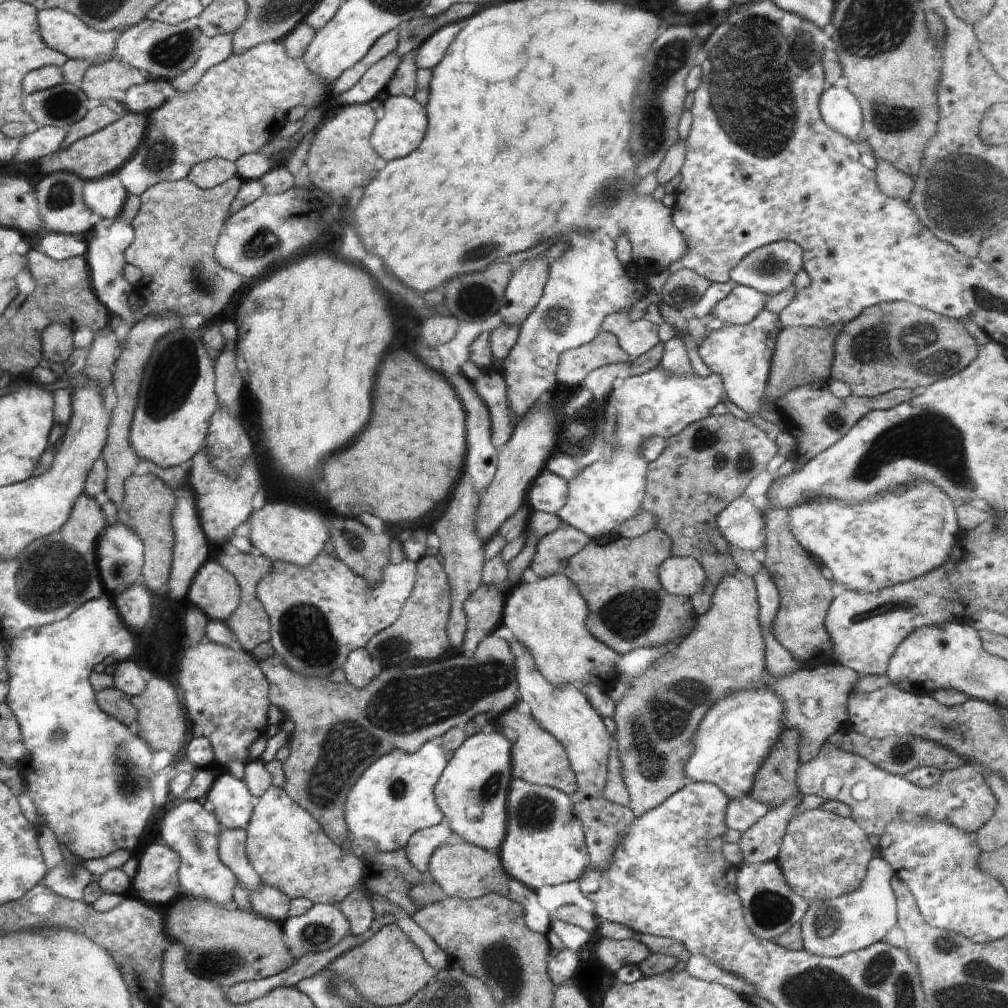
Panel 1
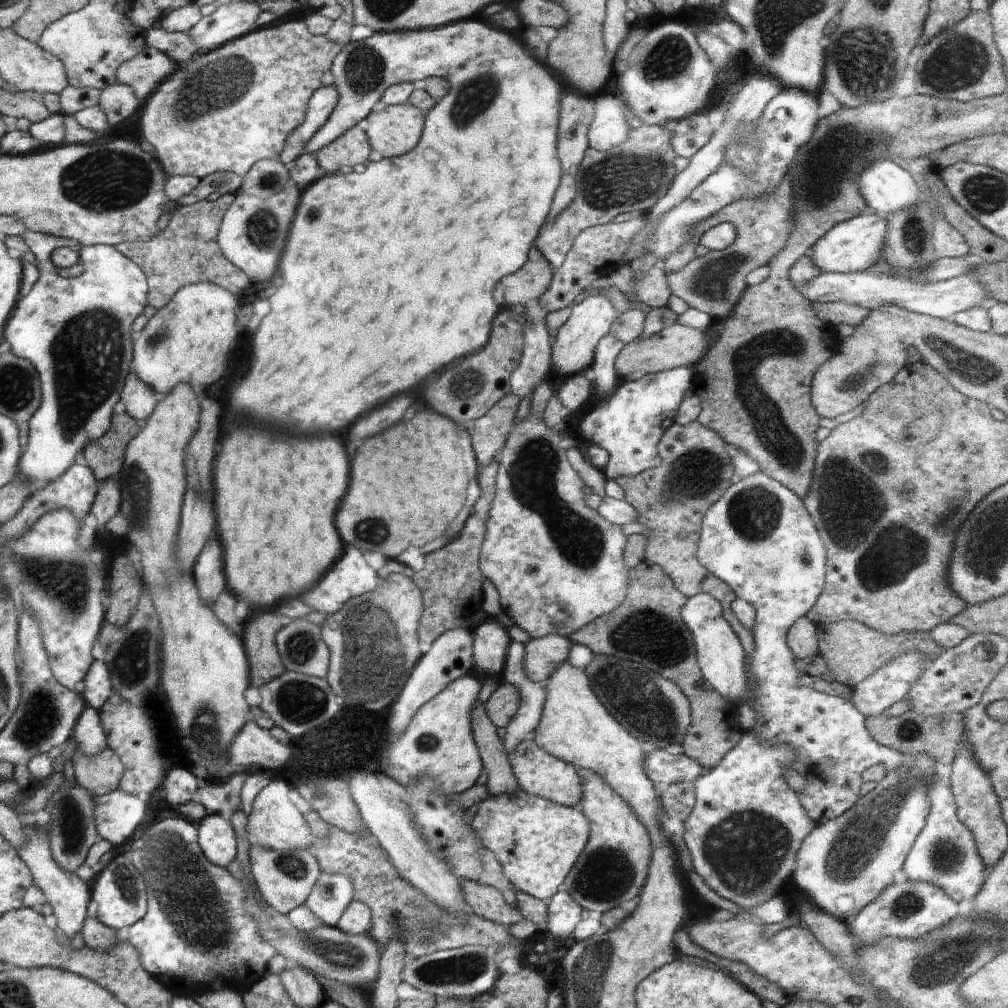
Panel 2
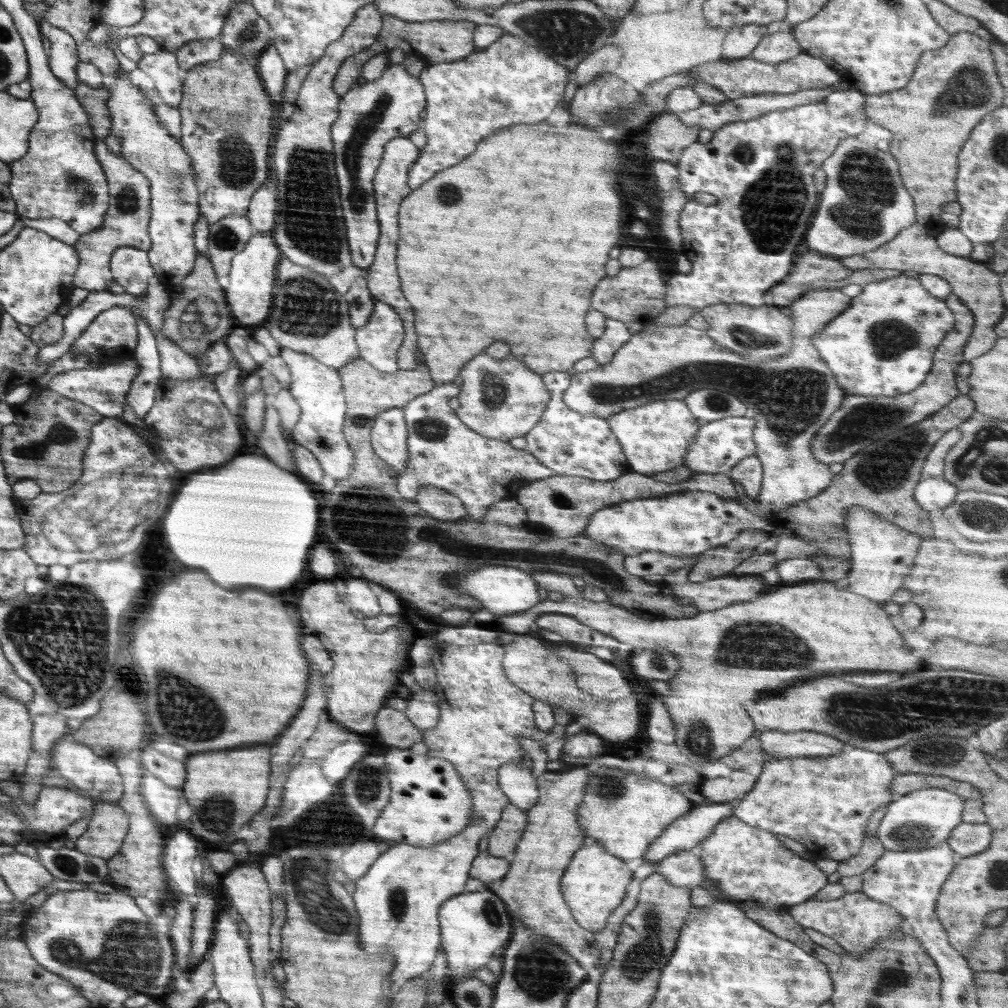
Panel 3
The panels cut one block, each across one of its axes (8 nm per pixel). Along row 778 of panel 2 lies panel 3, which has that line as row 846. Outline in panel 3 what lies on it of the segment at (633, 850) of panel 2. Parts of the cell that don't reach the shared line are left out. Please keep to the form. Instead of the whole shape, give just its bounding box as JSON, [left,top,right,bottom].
[560,840,633,933]

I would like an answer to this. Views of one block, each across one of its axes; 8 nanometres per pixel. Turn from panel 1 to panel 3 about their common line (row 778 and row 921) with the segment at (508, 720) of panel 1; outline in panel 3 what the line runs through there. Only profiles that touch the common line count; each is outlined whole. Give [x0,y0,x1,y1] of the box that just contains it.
[497,766,602,983]

